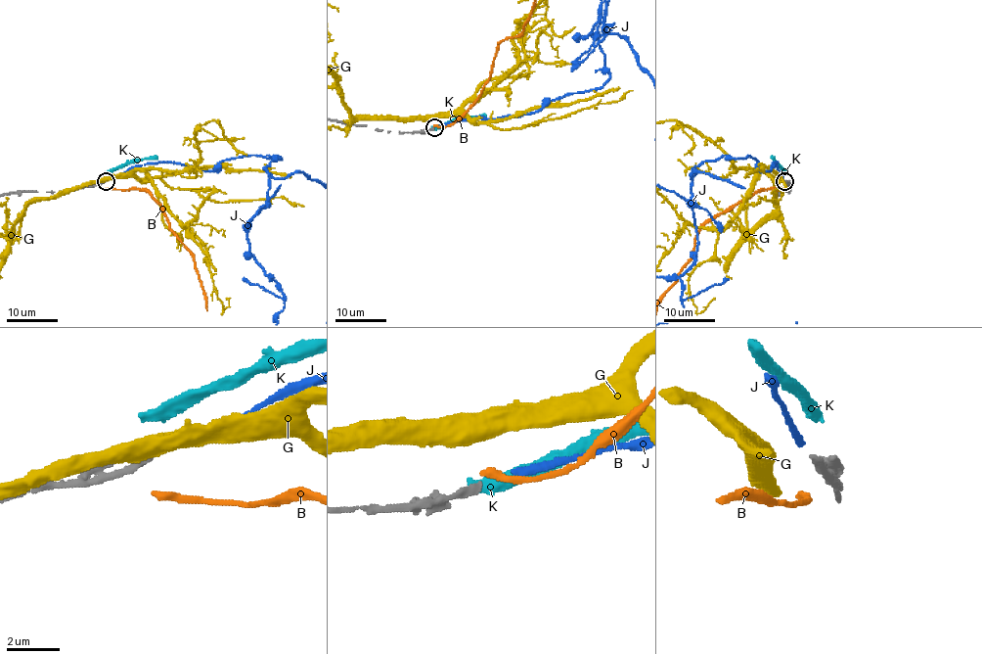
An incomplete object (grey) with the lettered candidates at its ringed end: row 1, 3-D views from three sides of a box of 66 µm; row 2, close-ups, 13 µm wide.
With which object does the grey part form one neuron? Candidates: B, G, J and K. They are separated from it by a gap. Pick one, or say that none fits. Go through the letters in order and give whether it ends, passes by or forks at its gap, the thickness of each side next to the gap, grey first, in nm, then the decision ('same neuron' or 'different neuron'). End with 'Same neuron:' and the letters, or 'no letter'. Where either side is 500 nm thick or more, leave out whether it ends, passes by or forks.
B: it ends | 240/280 nm | different neuron
G: 240/500 nm | different neuron
J: it ends | 240/200 nm | same neuron
K: it ends | 240/420 nm | different neuron
Same neuron: J

